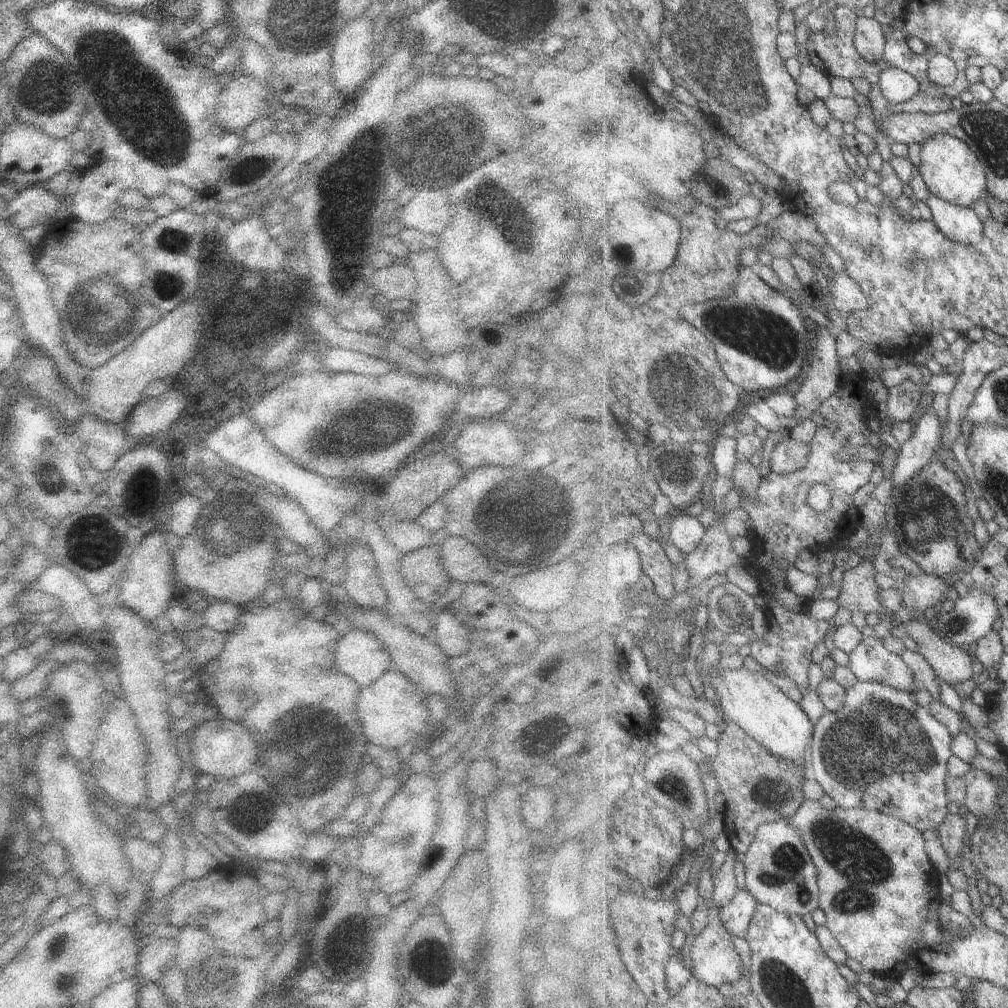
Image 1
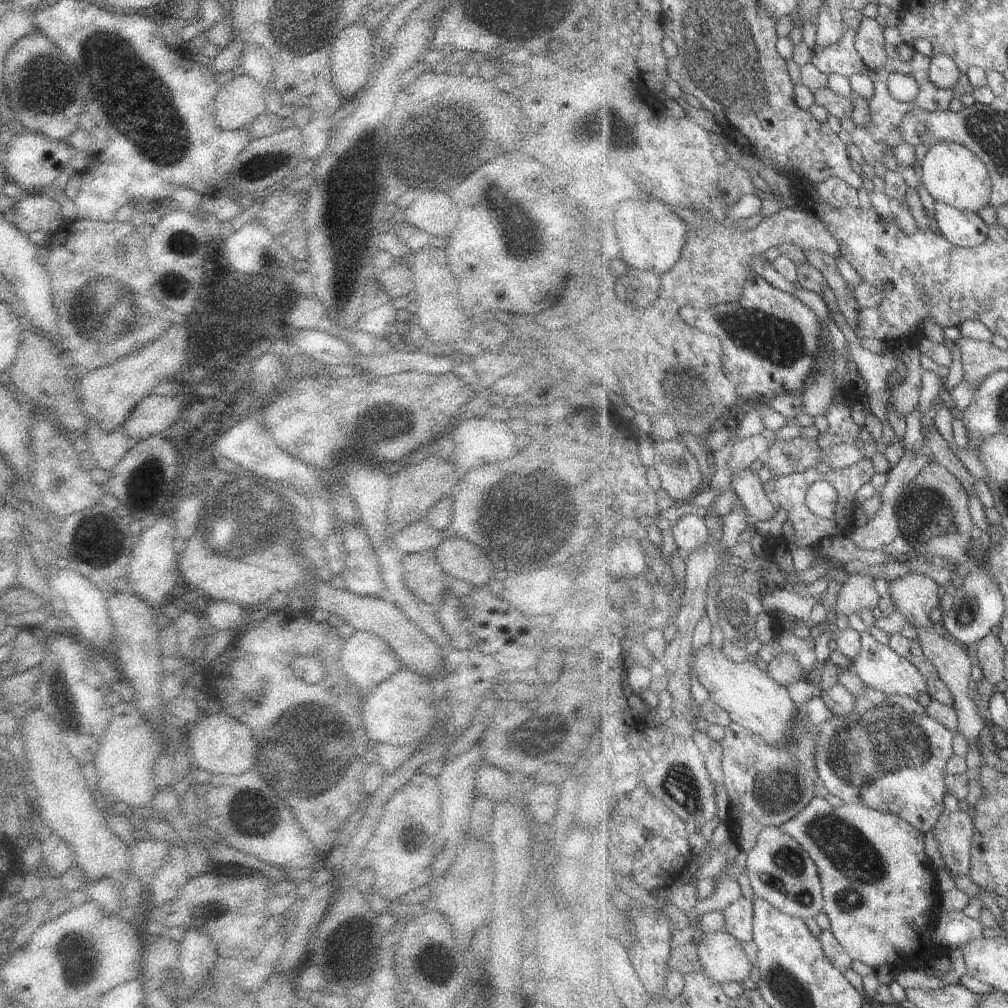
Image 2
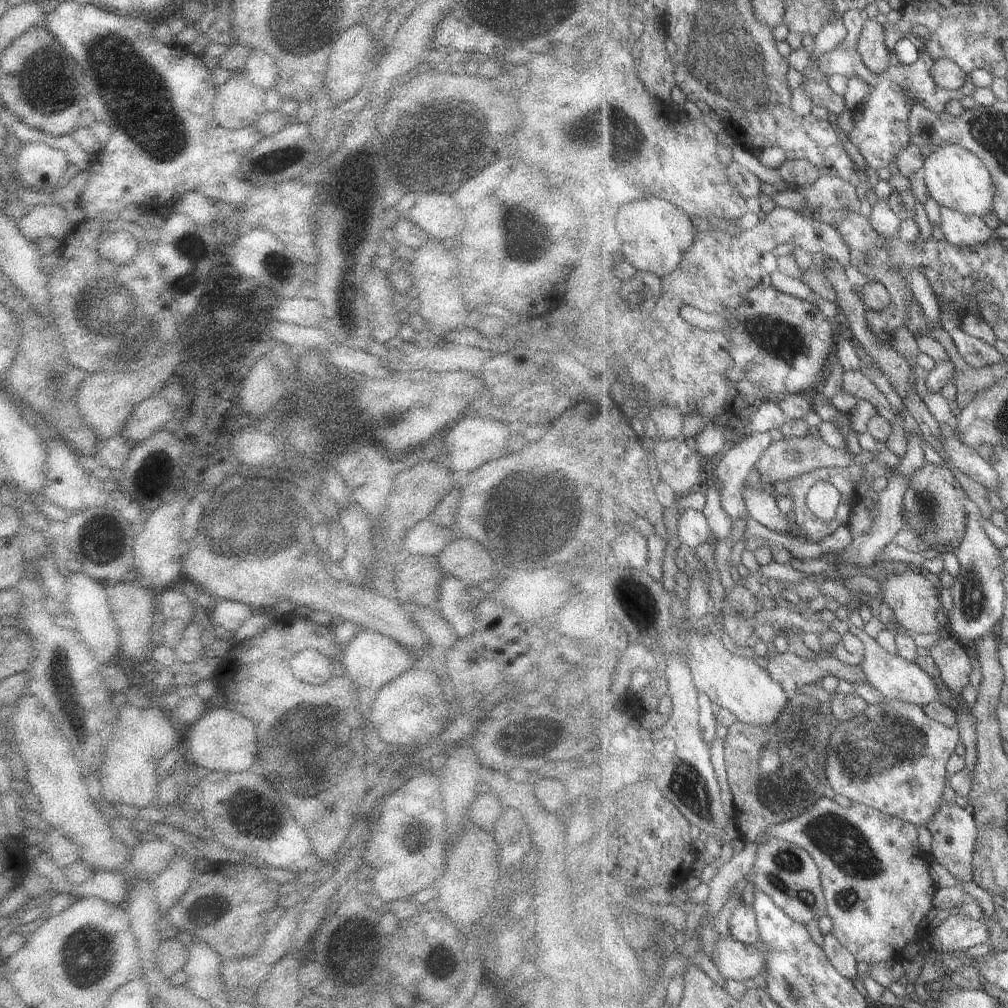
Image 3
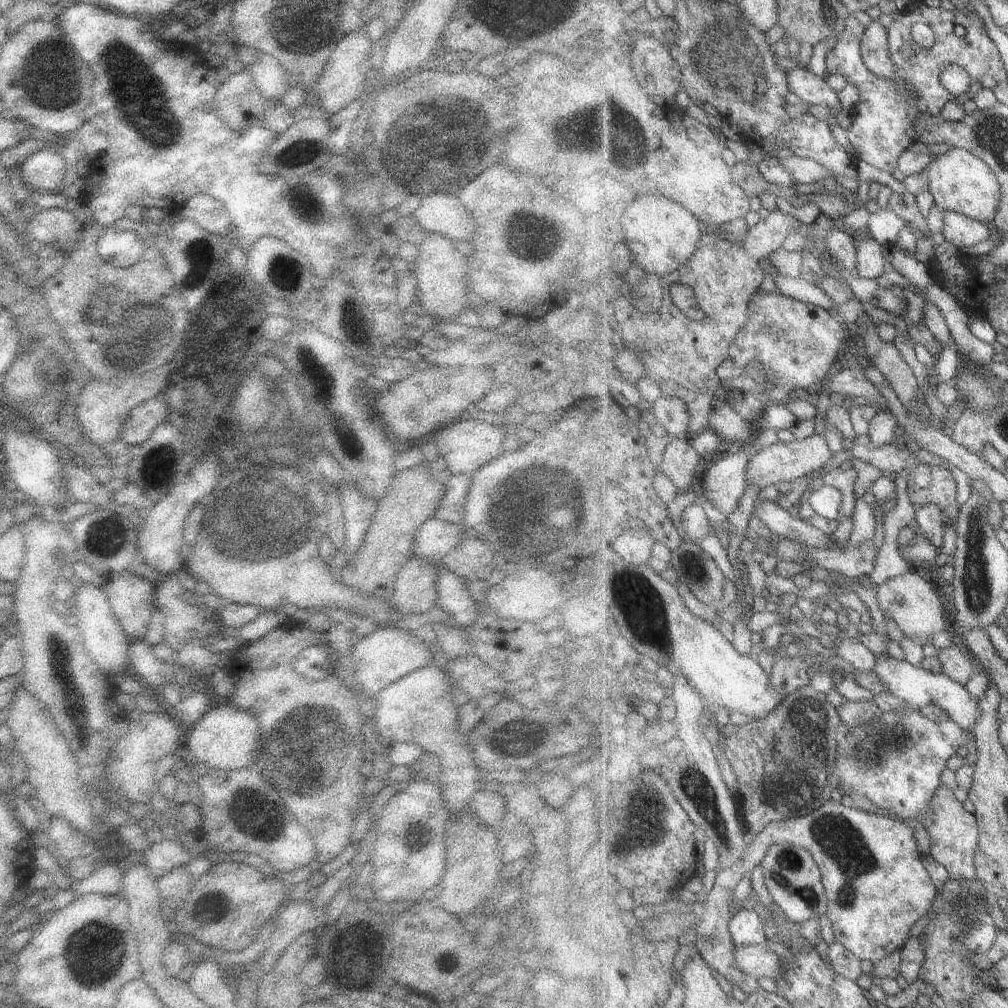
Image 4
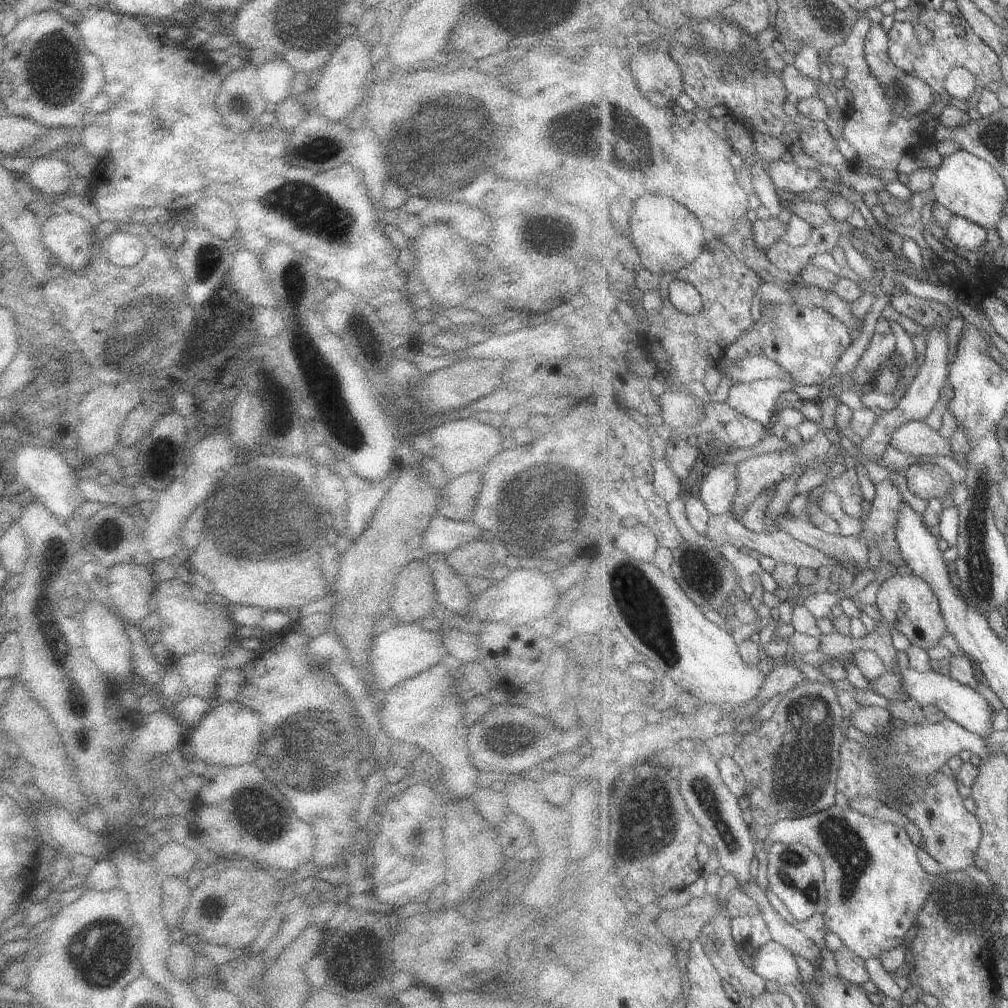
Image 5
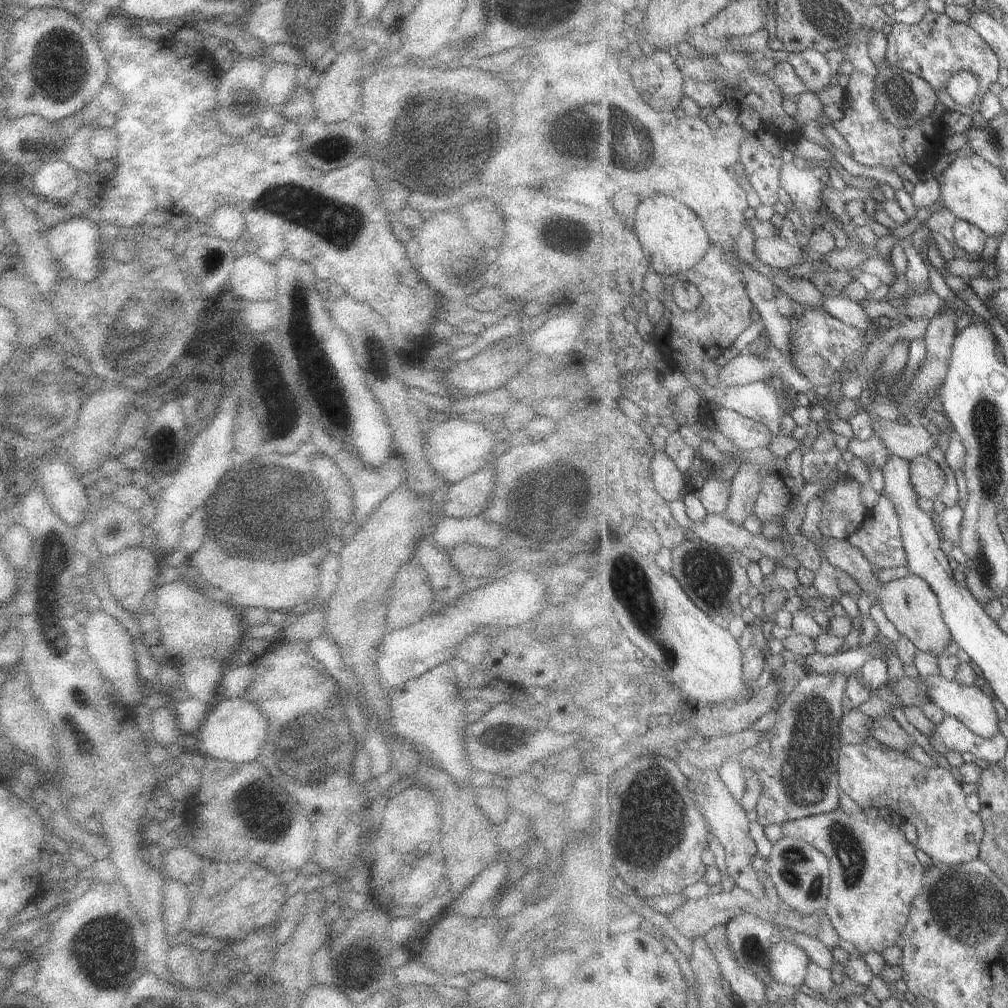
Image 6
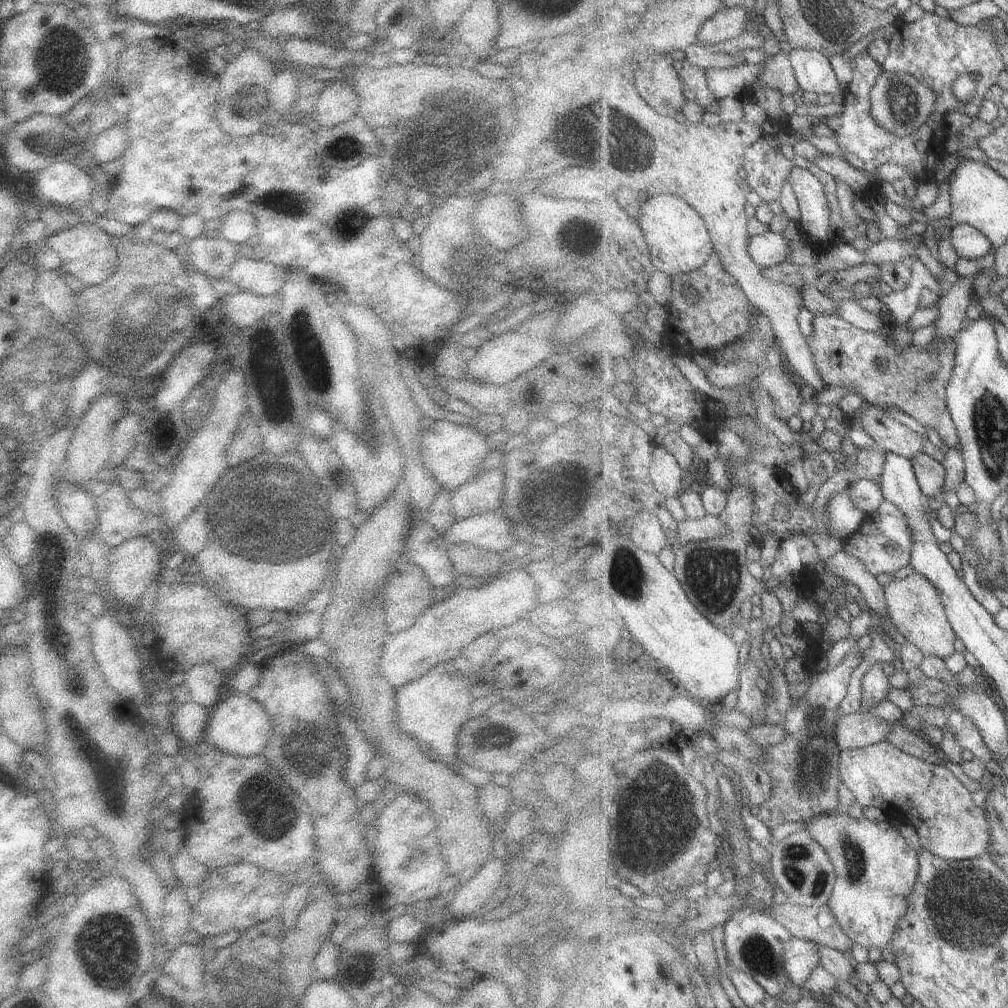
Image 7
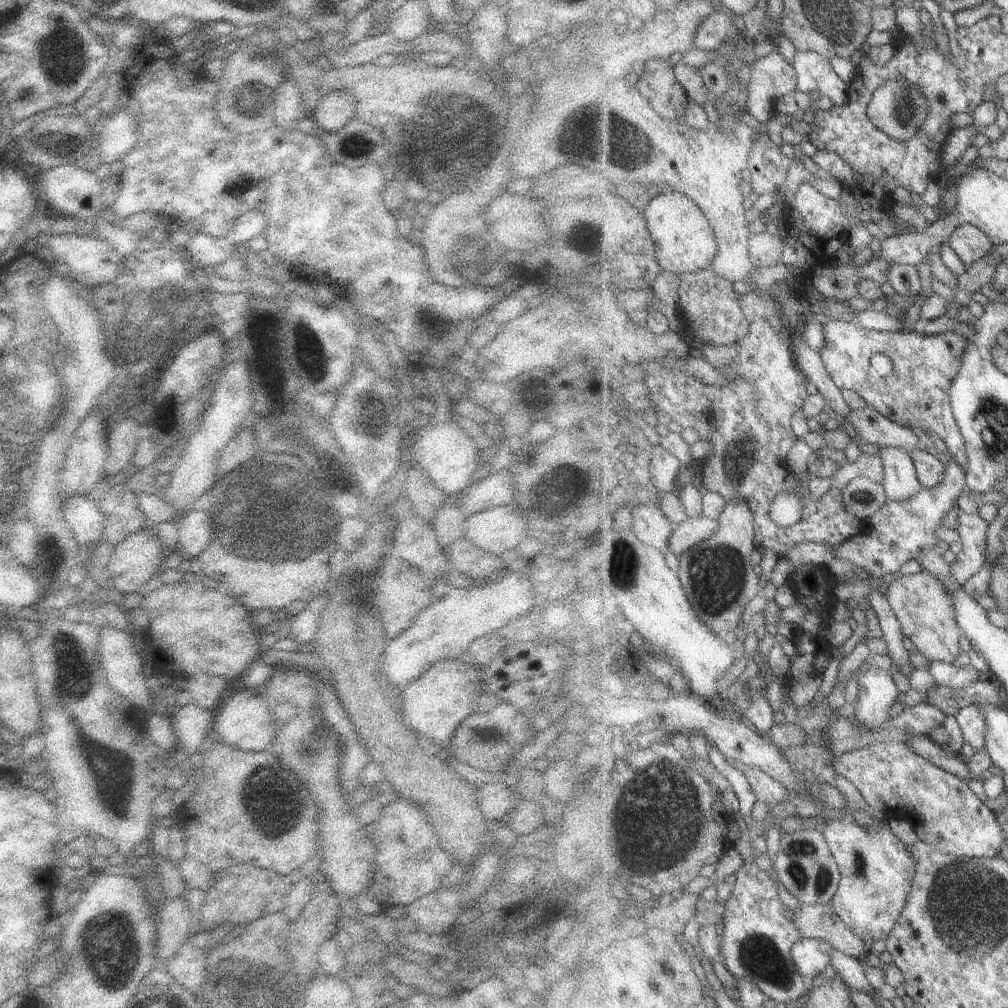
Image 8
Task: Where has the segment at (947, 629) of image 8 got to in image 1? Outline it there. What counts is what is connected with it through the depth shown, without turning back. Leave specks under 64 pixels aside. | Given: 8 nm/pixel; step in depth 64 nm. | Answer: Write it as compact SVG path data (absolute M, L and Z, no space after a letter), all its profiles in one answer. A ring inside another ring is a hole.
M923 571L917 576L909 576L899 585L903 594L903 605L917 610L923 617L927 608L938 609L939 605L948 598L948 591L953 588L943 581L943 577L925 574Z

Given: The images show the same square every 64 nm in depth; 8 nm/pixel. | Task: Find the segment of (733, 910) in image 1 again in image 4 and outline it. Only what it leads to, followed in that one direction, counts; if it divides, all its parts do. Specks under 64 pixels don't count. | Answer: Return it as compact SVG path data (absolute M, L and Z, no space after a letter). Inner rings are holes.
M739 910L728 924L735 945L758 945L768 941L765 925L756 910Z

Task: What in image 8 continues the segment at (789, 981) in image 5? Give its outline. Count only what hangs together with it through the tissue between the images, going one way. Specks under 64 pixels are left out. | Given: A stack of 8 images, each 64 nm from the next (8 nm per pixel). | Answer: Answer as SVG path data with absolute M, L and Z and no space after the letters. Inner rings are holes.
M803 938L792 950L791 957L805 978L815 978L832 964L834 946L826 940Z

